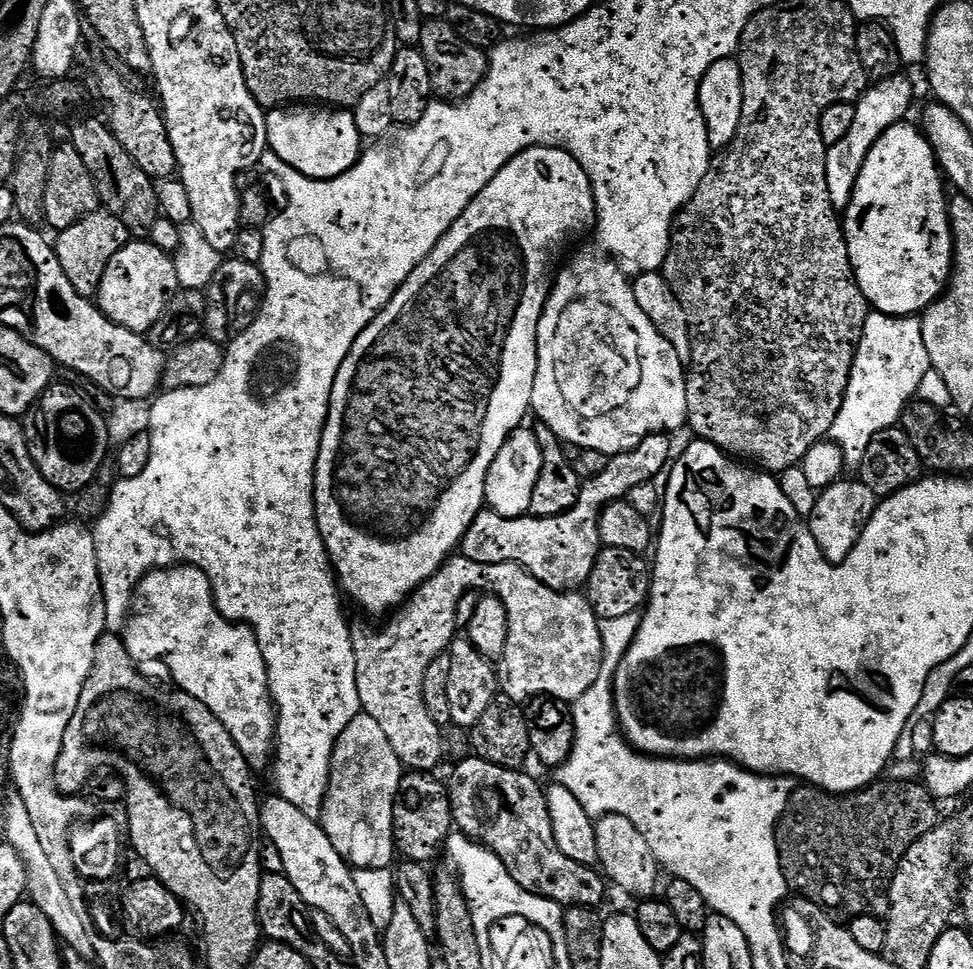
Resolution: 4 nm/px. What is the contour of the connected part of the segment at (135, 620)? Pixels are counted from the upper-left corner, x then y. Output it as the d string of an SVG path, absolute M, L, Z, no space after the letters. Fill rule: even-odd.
M190 564L174 568L157 568L155 572L140 579L132 597L130 615L122 629L122 639L126 650L137 662L161 660L168 667L177 689L202 702L222 726L234 738L238 750L248 760L249 765L269 763L274 752L276 735L276 713L272 693L268 691L268 667L262 658L262 650L256 635L243 622L233 622L221 616L216 609L216 599L212 596L212 583L207 574Z

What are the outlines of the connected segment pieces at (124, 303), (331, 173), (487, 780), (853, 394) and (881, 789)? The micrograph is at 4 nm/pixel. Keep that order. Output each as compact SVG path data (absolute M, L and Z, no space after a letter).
M140 238L129 242L125 248L118 250L118 254L114 254L114 258L110 258L110 266L106 274L102 274L98 289L98 307L118 326L146 334L154 322L162 318L166 306L179 291L181 286L173 257L158 245Z
M285 106L271 109L267 114L268 148L278 156L277 161L298 170L311 180L333 180L356 165L363 147L355 115L348 110L317 108L314 106Z
M472 754L469 755L467 760L461 760L455 765L456 768L452 772L452 784L450 780L450 795L452 798L452 819L455 827L459 831L463 832L465 836L481 843L485 848L489 848L494 854L498 854L498 858L506 866L506 870L514 878L514 882L518 882L525 888L527 892L533 892L536 895L545 896L548 899L552 899L554 902L561 906L567 906L569 908L595 908L601 907L600 903L604 900L604 884L606 880L603 875L595 867L579 864L572 861L570 858L566 858L566 854L562 854L562 850L558 850L558 842L554 842L554 834L552 833L552 827L550 826L550 810L546 806L546 798L544 797L545 789L540 788L540 784L532 776L527 776L527 771L517 770L514 768L503 768L498 766L494 762L486 762L480 759L479 756Z
M869 311L852 363L852 377L844 395L844 405L838 410L838 418L834 418L830 433L831 442L840 448L849 469L859 469L866 446L870 446L874 434L882 434L882 430L895 428L901 423L904 409L917 395L919 384L931 367L917 317L887 316Z
M888 778L883 782L869 784L868 787L860 789L859 792L846 792L843 794L826 792L823 788L815 786L797 787L788 800L788 805L784 807L784 812L780 816L780 822L776 826L776 845L780 855L780 865L782 866L782 874L786 878L789 889L795 895L804 896L806 899L814 901L819 908L824 909L829 914L841 912L844 918L851 918L853 916L887 917L890 882L894 878L894 874L898 870L906 850L910 850L910 846L914 846L914 842L918 842L918 838L922 838L922 834L926 834L936 828L938 823L936 807L938 807L937 801L932 793L924 787L923 783L911 780L893 780Z

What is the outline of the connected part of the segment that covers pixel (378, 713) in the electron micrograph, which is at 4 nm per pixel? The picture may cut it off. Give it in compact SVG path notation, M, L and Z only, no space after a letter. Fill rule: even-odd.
M463 554L453 555L404 601L395 613L397 616L385 628L367 632L360 624L351 625L358 698L363 715L374 718L374 722L382 726L401 765L414 772L431 773L436 770L432 768L438 767L440 760L445 759L442 728L434 722L434 718L430 718L426 710L426 702L422 698L422 682L430 662L434 662L438 653L449 651L454 639L452 627L456 624L456 603L467 594L468 588L484 588L480 590L497 596L506 606L508 637L506 650L498 661L498 688L503 695L517 702L527 702L534 696L552 696L555 700L574 702L601 679L600 667L604 664L606 645L599 633L600 620L596 611L588 605L587 595L576 590L546 586L531 576L527 568L519 568L516 564L483 564L467 560Z

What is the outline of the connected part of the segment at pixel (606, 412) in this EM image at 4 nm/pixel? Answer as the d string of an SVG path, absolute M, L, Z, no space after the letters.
M595 251L578 253L557 276L555 273L544 307L547 331L542 338L550 338L550 332L554 334L554 354L546 354L546 360L554 360L550 375L556 379L556 392L568 415L568 437L563 443L598 450L611 458L619 452L629 452L647 436L683 429L688 422L690 393L686 364L684 368L675 346L660 333L658 325L642 314L629 277L615 259Z

